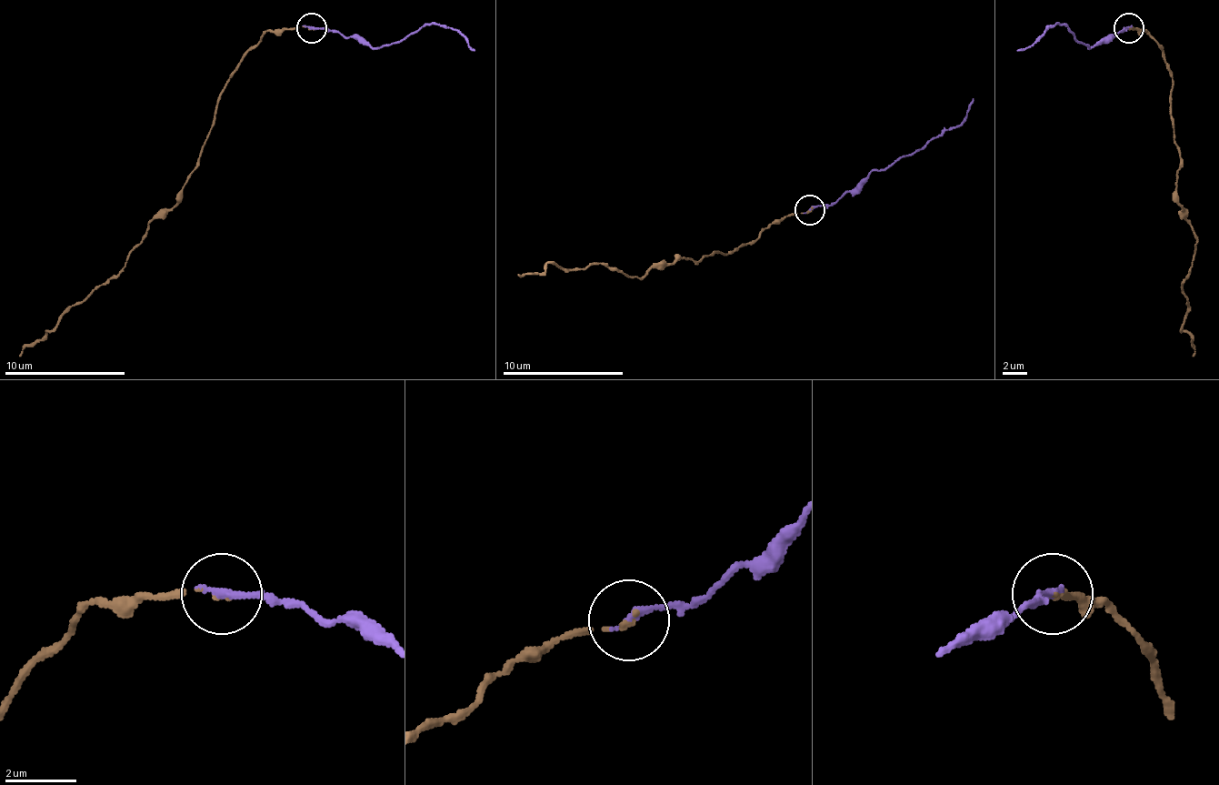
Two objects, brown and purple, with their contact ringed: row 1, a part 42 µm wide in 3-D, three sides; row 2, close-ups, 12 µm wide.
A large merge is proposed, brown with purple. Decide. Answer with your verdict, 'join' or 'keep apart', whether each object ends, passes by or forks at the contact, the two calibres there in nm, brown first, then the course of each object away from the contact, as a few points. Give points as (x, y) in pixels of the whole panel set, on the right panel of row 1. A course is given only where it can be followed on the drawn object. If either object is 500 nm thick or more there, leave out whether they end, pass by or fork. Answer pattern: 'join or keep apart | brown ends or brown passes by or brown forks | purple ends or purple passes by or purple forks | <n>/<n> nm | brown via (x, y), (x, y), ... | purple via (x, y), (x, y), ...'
join | brown ends | purple ends | 100/260 nm | brown via (1131, 27), (1143, 30), (1173, 75), (1176, 196), (1197, 242), (1182, 284), (1191, 357) | purple via (1127, 27), (1104, 36), (1088, 48), (1064, 24), (1055, 24), (1034, 42), (1015, 51)

